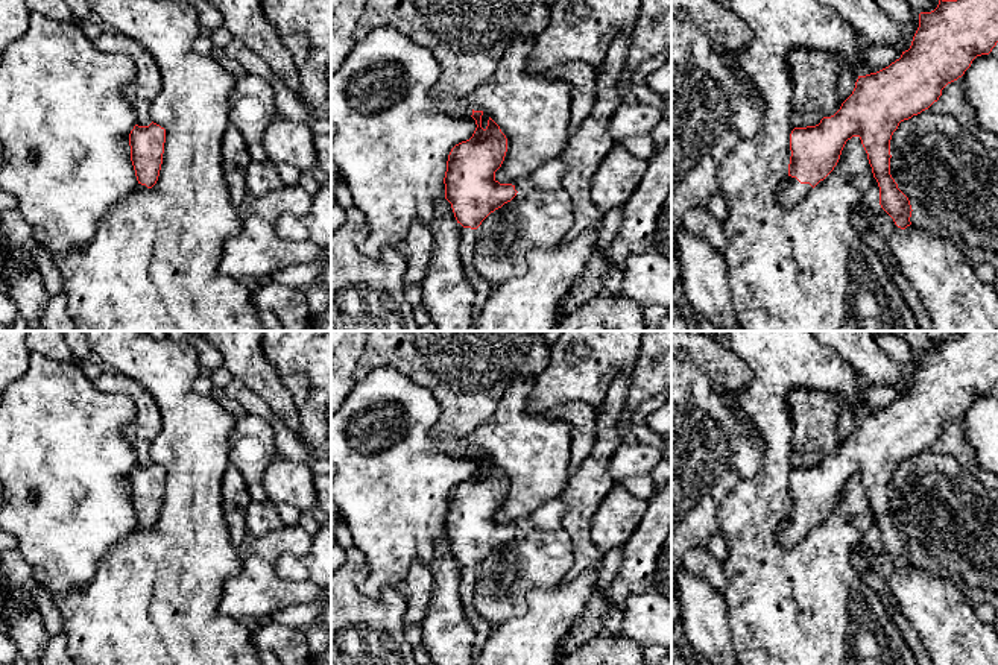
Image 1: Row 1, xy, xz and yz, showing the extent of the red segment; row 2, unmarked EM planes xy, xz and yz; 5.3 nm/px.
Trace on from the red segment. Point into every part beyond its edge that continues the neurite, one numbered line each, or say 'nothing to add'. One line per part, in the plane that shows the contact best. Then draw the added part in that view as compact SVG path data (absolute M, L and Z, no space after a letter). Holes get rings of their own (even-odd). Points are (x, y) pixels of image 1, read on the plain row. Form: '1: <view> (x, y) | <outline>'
1: yz (790, 532) | M787 516L776 531L776 541L784 548L791 548L801 542L813 527L810 524L801 524L796 518Z

